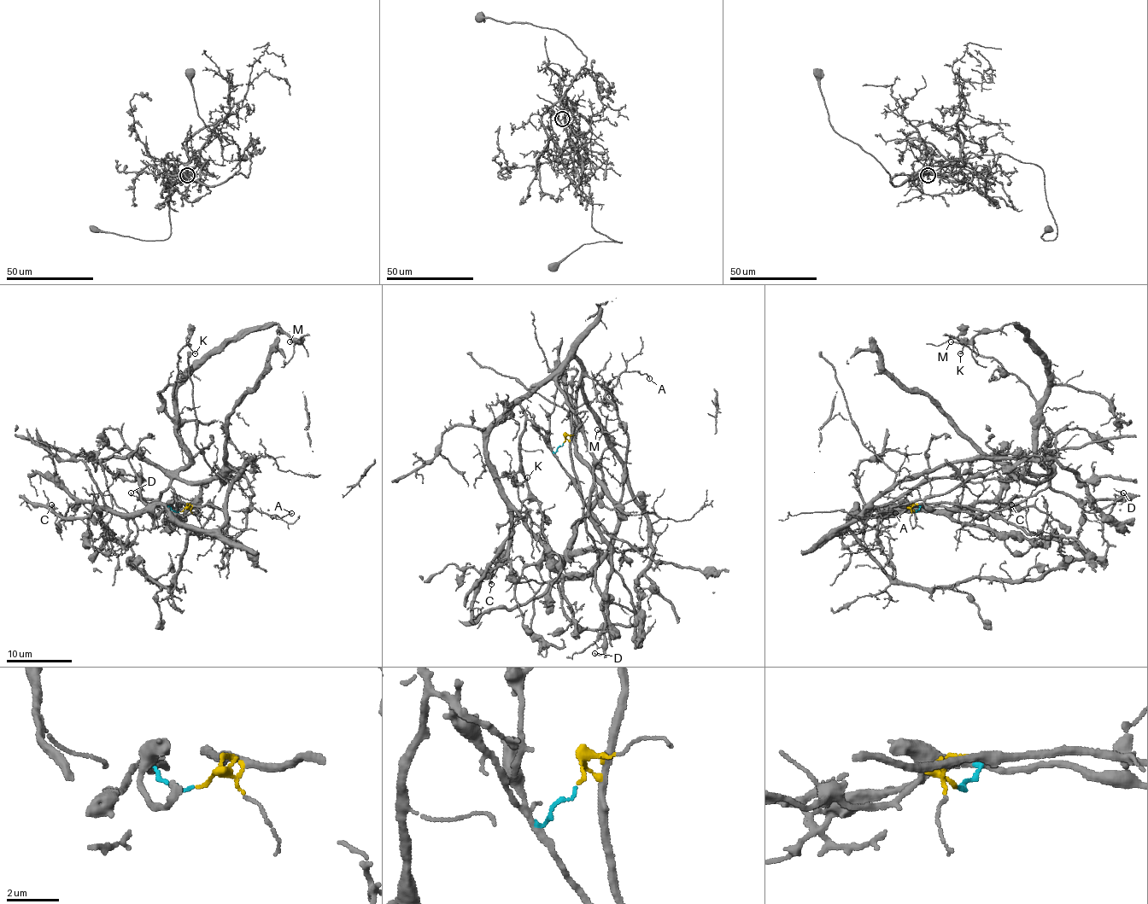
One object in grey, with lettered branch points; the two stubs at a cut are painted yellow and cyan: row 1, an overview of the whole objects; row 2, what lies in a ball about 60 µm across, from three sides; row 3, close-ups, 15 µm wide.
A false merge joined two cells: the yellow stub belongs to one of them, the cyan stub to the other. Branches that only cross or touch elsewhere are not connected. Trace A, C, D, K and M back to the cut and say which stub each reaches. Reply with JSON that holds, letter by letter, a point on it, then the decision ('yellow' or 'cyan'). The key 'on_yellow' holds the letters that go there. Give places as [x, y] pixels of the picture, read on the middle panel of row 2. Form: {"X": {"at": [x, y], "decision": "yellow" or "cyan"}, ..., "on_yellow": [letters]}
{"A": {"at": [649, 378], "decision": "cyan"}, "C": {"at": [491, 584], "decision": "yellow"}, "D": {"at": [594, 653], "decision": "cyan"}, "K": {"at": [527, 477], "decision": "cyan"}, "M": {"at": [597, 429], "decision": "cyan"}, "on_yellow": ["C"]}

